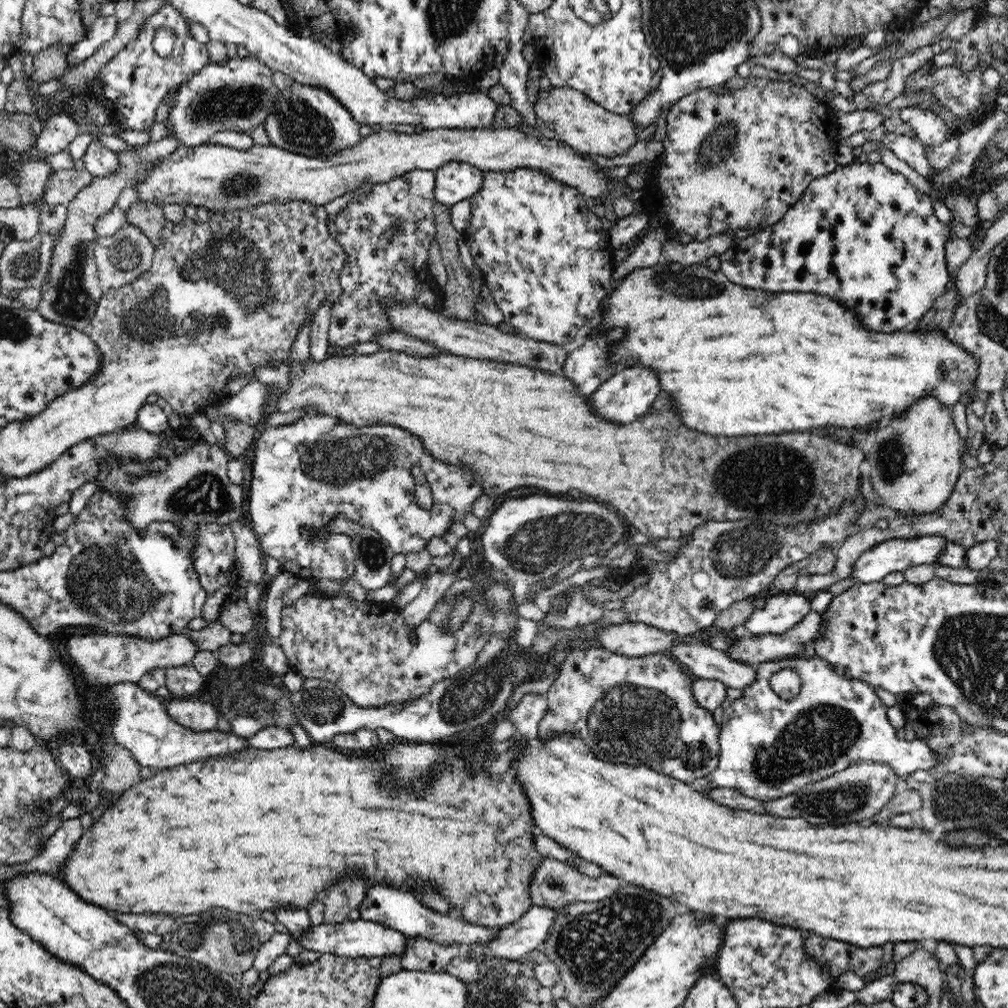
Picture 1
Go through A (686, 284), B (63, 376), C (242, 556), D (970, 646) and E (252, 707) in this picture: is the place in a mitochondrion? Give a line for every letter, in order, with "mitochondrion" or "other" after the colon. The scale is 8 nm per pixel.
A: mitochondrion
B: other
C: other
D: mitochondrion
E: mitochondrion

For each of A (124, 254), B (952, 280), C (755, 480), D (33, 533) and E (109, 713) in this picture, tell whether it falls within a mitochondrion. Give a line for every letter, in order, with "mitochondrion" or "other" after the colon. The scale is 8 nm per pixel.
A: mitochondrion
B: other
C: mitochondrion
D: other
E: other

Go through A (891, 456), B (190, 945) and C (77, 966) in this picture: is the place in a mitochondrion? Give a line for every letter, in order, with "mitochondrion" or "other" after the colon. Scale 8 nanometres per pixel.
A: mitochondrion
B: mitochondrion
C: other

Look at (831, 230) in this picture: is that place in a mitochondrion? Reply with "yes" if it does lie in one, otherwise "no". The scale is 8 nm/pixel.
no

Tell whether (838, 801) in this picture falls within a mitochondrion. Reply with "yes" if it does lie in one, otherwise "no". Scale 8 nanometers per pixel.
yes

